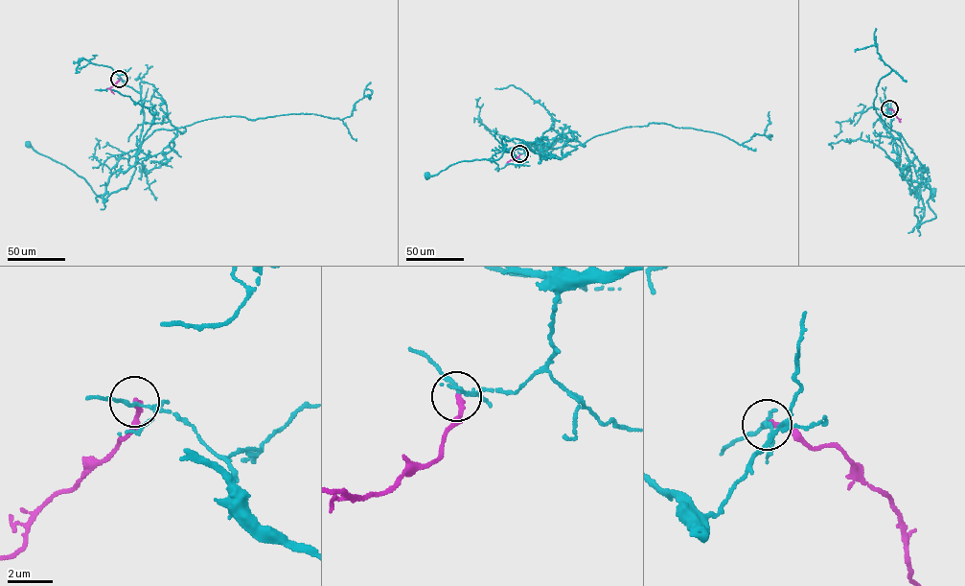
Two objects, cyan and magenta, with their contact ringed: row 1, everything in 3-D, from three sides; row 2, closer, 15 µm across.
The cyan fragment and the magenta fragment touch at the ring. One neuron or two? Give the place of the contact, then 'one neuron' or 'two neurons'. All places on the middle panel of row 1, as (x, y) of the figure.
at (519, 153); two neurons

